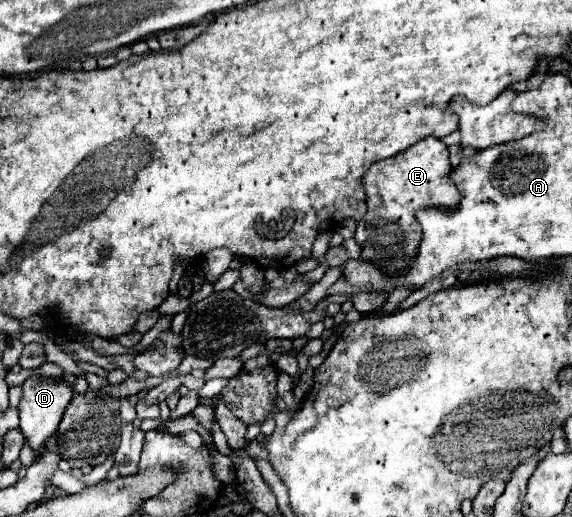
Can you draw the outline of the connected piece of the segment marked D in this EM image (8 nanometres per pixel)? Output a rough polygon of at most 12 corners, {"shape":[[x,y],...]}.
{"shape":[[32,374],[22,384],[20,430],[38,452],[74,390]]}

